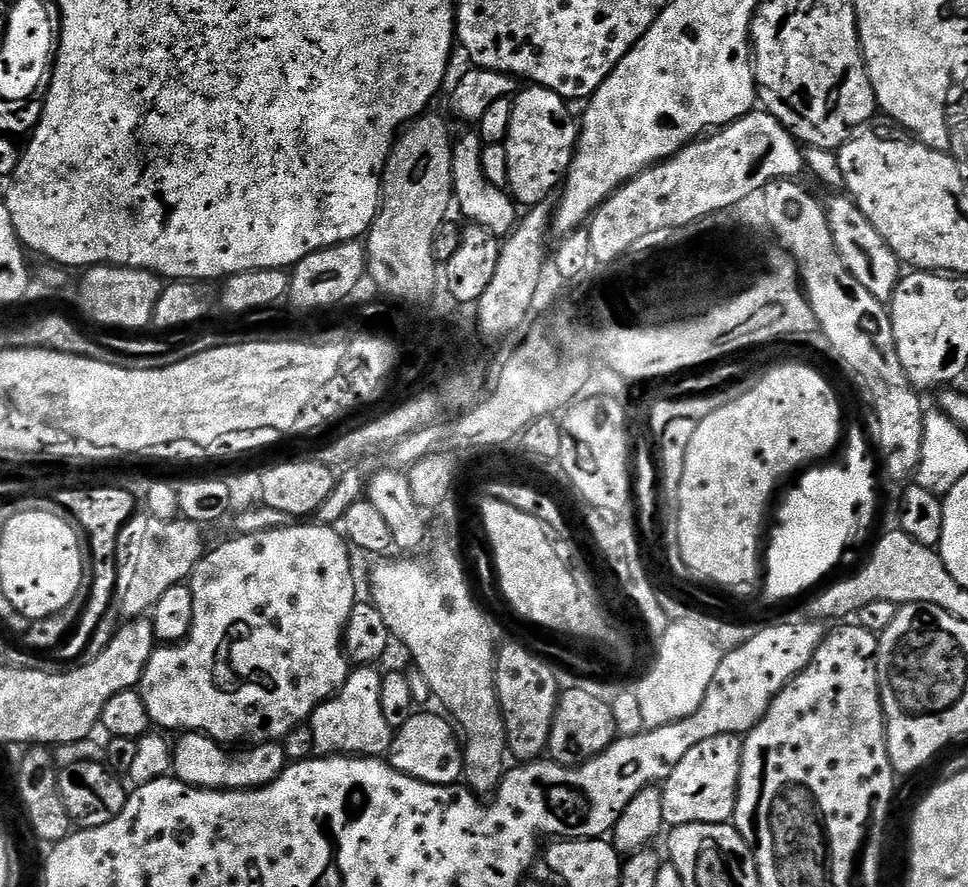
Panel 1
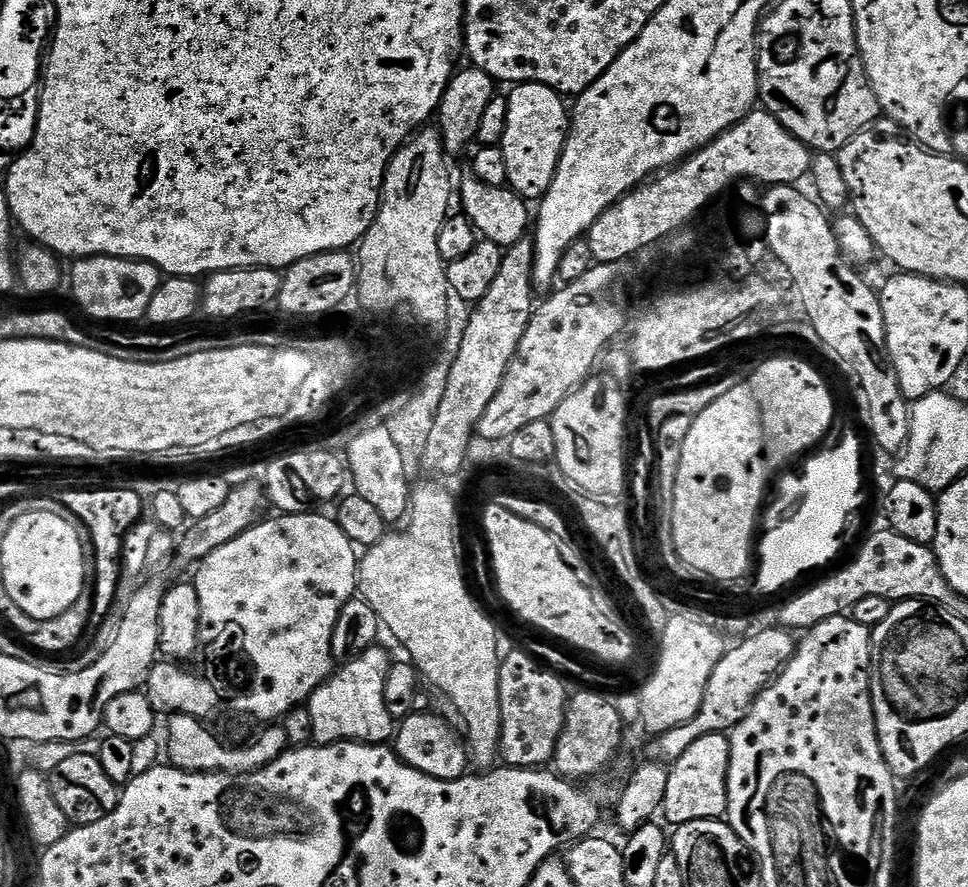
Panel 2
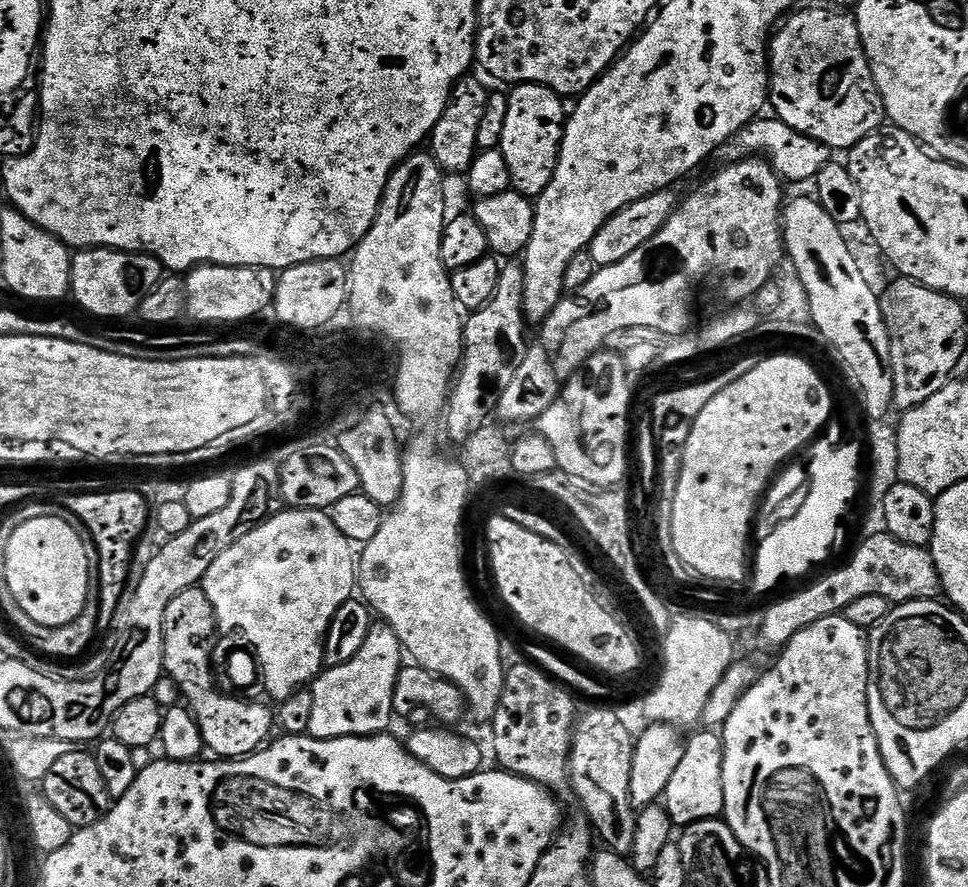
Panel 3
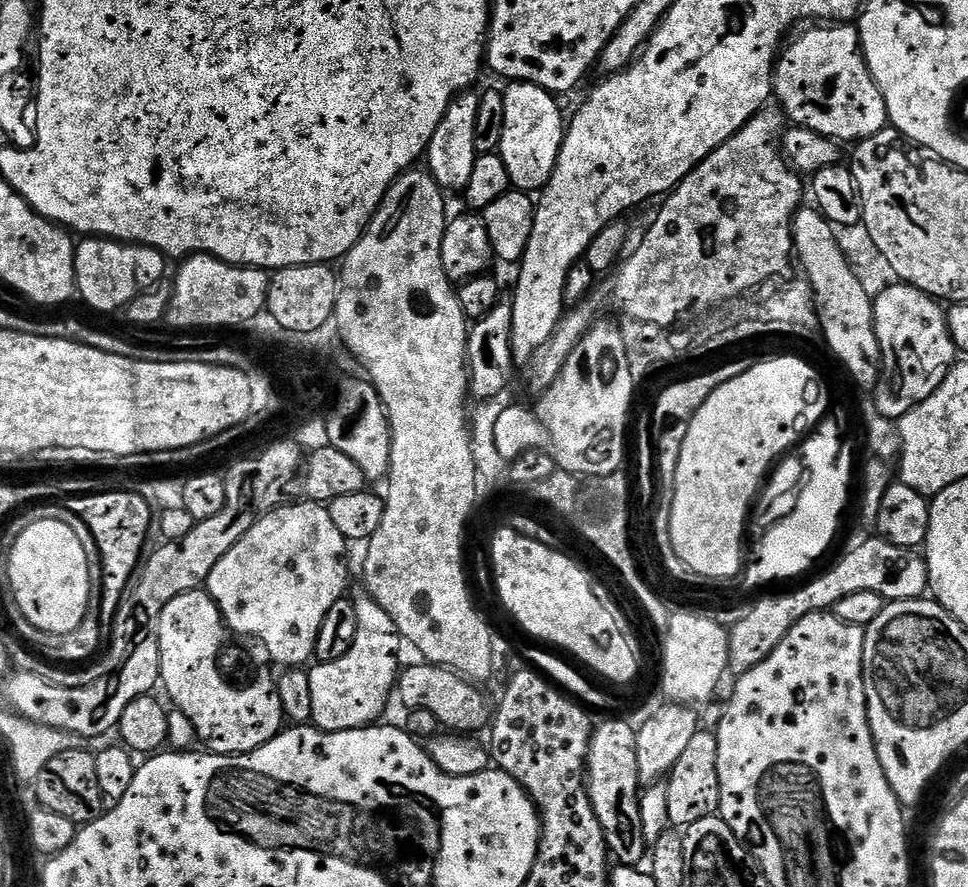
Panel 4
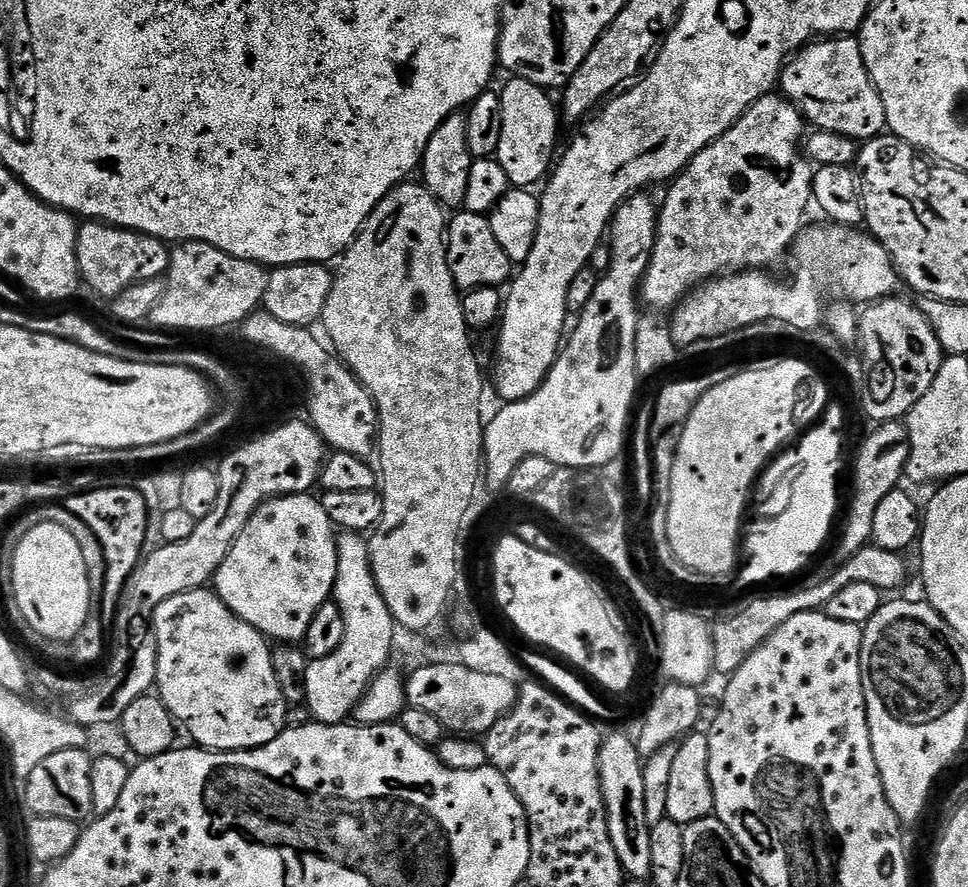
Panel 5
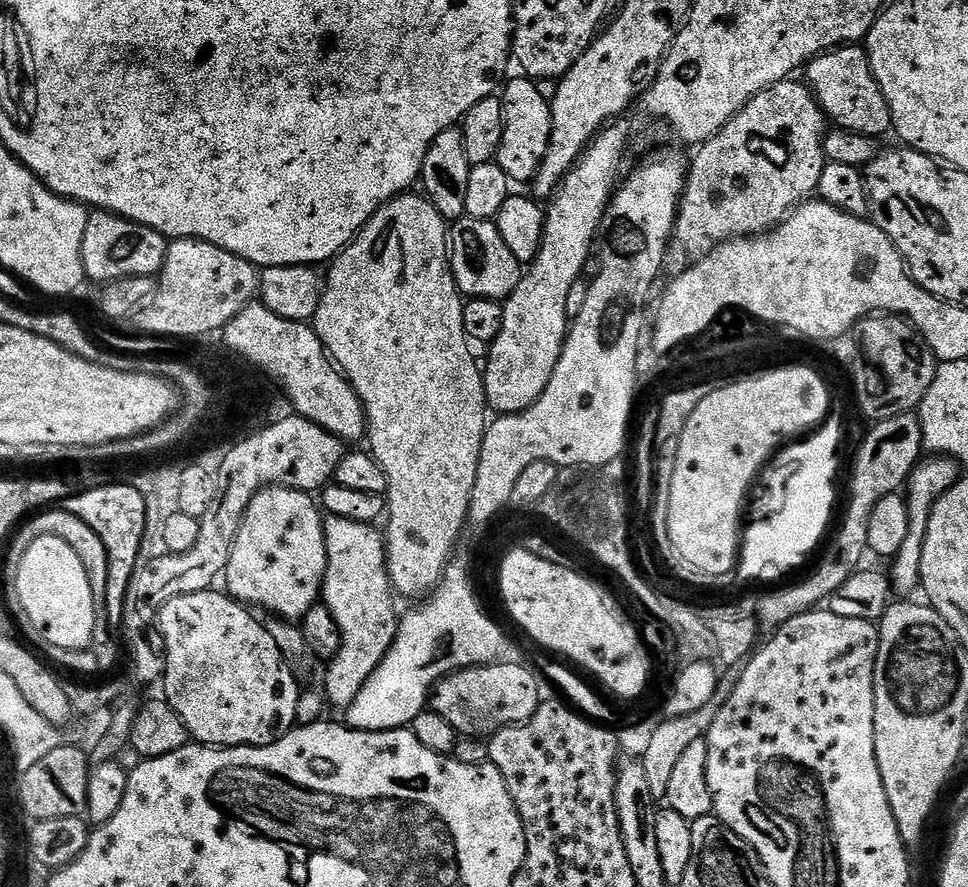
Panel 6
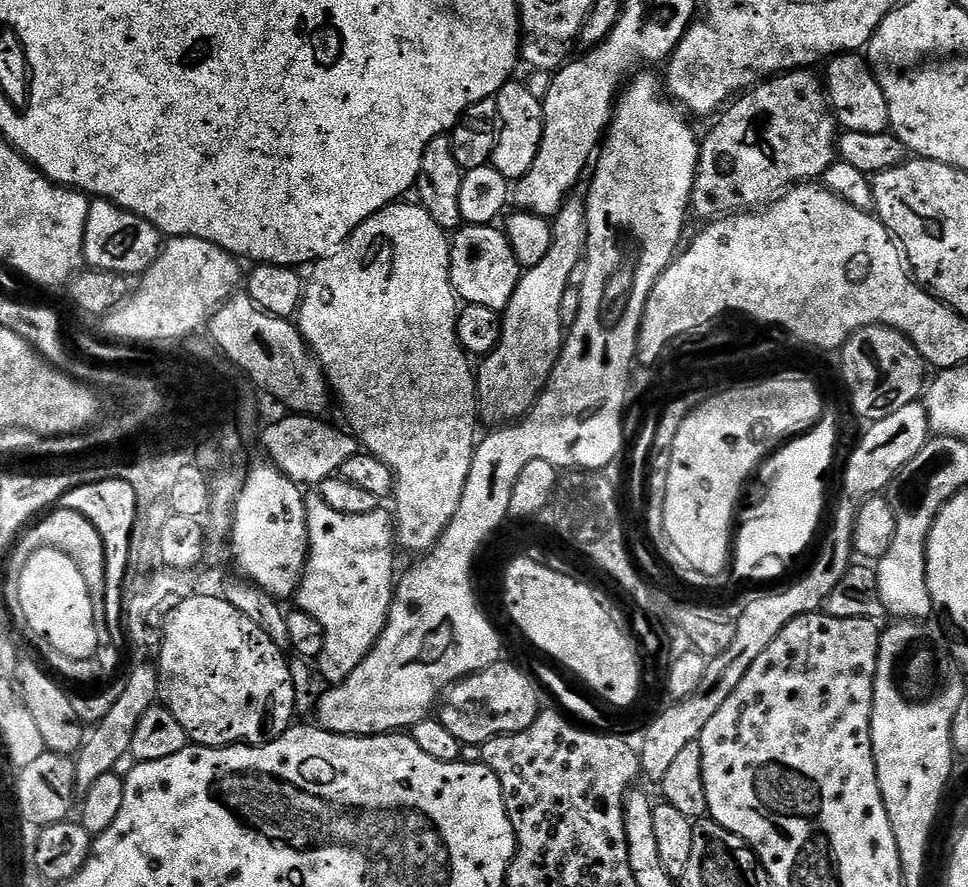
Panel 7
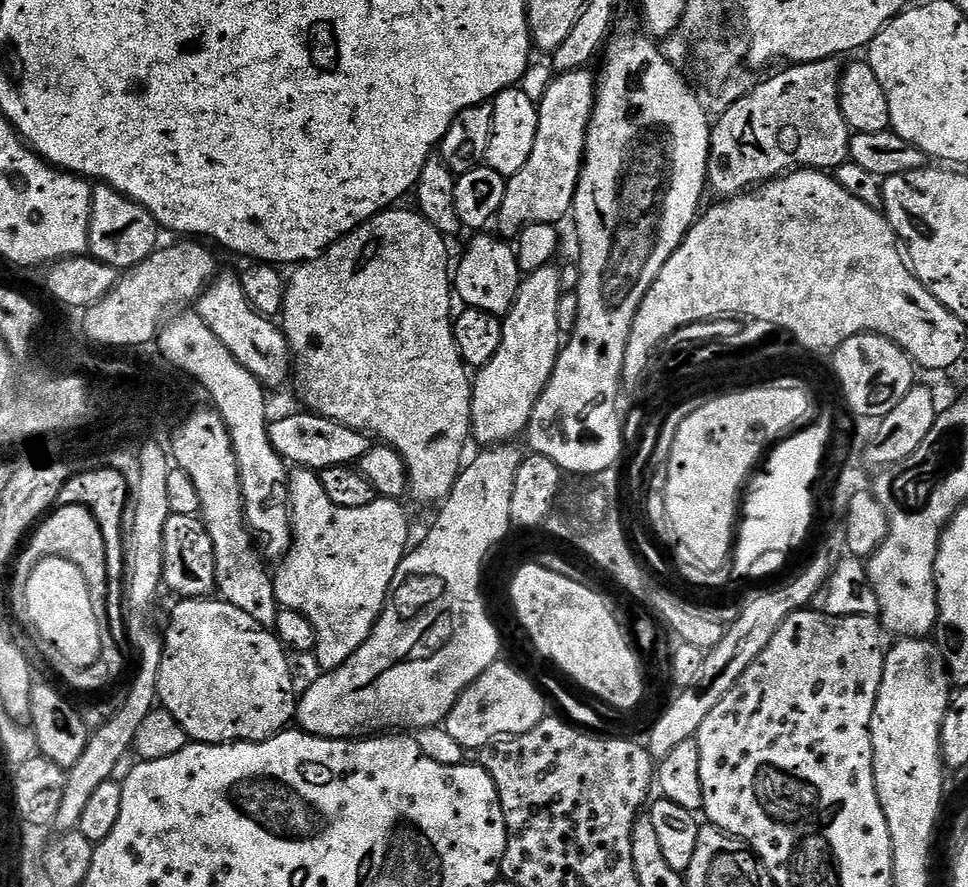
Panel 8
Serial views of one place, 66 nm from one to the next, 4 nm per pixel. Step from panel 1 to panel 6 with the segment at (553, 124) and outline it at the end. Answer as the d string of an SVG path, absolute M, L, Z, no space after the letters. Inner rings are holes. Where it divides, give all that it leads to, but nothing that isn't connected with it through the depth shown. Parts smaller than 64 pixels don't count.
M531 78L509 79L502 88L504 129L495 163L507 174L509 181L520 184L535 181L536 172L546 158L552 133L552 105L547 95L540 93L541 85Z

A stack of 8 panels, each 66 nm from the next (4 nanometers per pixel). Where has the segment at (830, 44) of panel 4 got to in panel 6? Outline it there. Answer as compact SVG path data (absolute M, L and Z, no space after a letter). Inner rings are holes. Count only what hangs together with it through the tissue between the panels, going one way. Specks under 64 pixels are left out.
M841 46L833 48L806 65L806 83L819 102L825 117L836 128L857 132L863 136L881 138L892 128L890 106L878 86L868 61L868 53L860 46Z

